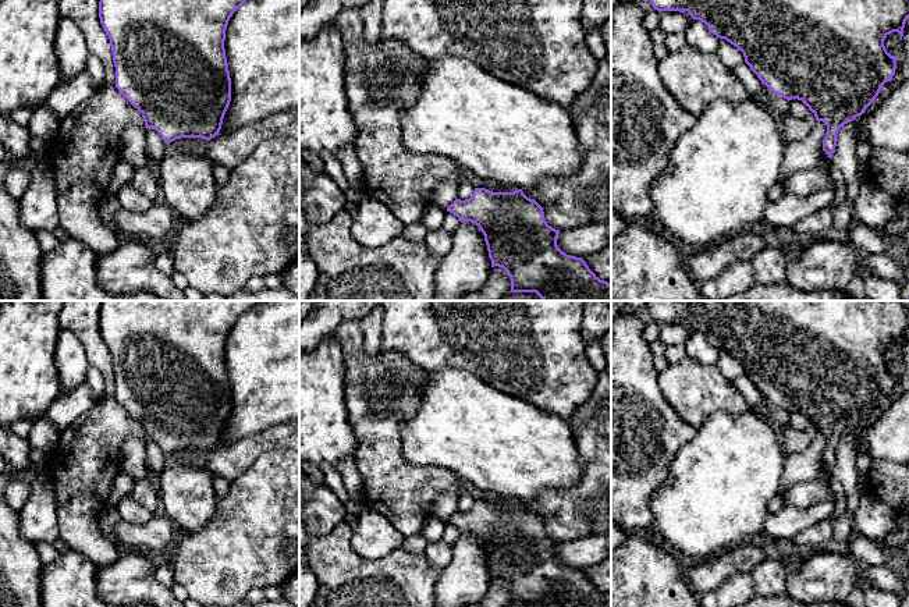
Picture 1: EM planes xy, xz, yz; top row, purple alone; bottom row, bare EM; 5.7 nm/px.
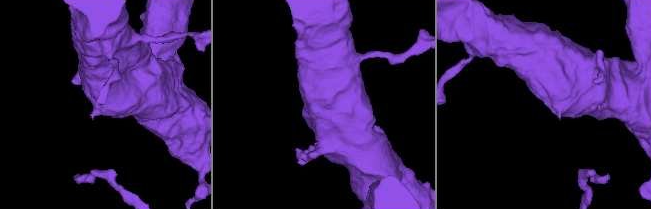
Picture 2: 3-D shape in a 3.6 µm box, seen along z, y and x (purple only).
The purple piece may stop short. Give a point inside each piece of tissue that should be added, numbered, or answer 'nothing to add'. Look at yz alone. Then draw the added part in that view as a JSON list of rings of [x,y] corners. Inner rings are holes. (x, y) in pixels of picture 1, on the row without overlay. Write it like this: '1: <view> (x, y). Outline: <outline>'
1: yz (824, 475). Outline: [[[824,465],[824,468],[819,472],[819,475],[816,476],[817,479],[820,479],[824,483],[830,483],[832,480],[832,473],[828,469],[827,465]]]

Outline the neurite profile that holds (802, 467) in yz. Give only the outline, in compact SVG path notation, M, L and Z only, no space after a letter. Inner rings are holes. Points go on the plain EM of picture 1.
M816 433L806 450L785 457L781 493L796 483L813 480L819 475L825 444L827 437Z

